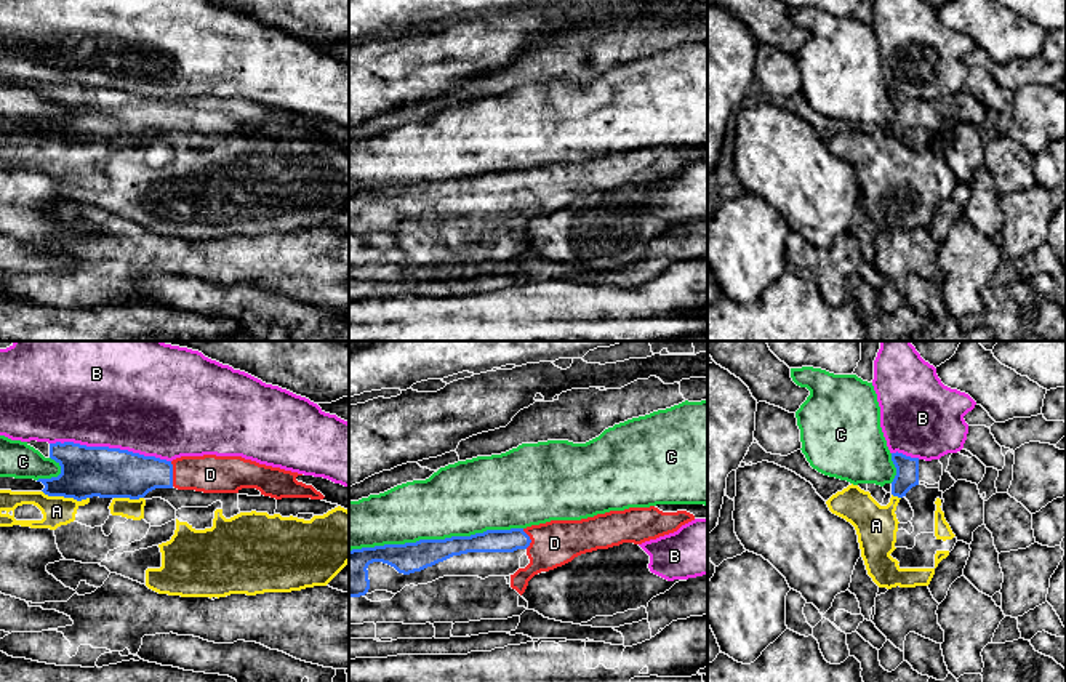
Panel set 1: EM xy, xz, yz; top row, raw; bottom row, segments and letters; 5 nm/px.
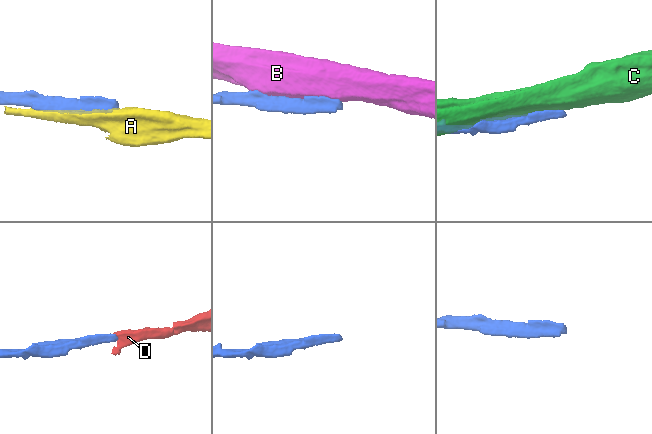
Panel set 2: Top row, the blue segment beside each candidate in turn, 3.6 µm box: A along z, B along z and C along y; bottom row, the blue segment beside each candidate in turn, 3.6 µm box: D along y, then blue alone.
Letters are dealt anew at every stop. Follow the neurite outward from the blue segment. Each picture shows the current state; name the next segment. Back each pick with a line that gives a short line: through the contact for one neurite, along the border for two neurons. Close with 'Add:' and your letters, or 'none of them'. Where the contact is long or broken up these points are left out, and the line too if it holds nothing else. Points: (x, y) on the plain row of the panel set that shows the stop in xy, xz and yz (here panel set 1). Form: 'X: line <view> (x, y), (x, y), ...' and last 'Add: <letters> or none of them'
D: line xy (122, 116), (172, 116), (210, 116)
Add: D

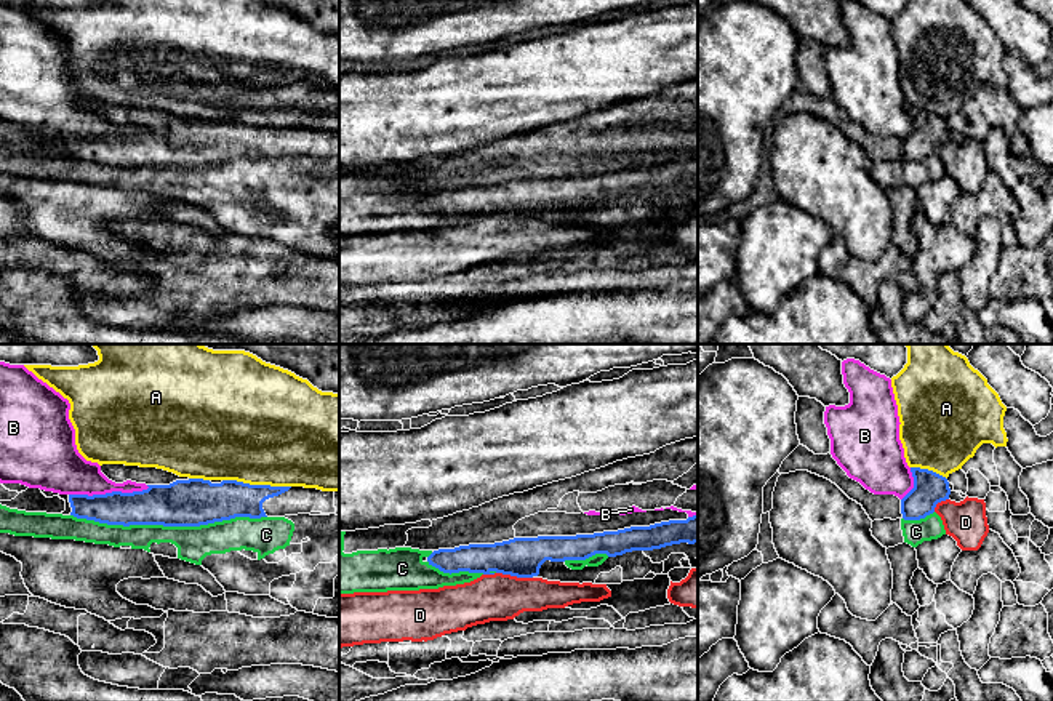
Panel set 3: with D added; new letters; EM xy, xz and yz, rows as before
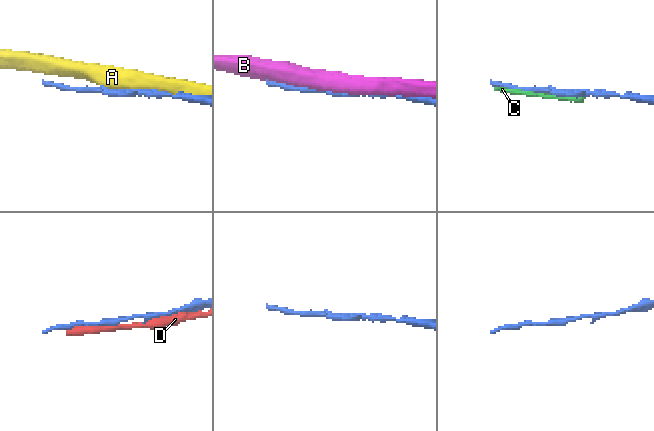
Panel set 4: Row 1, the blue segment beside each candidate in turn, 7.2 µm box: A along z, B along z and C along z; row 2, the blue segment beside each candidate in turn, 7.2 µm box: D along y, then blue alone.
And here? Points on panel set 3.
Add: none of them

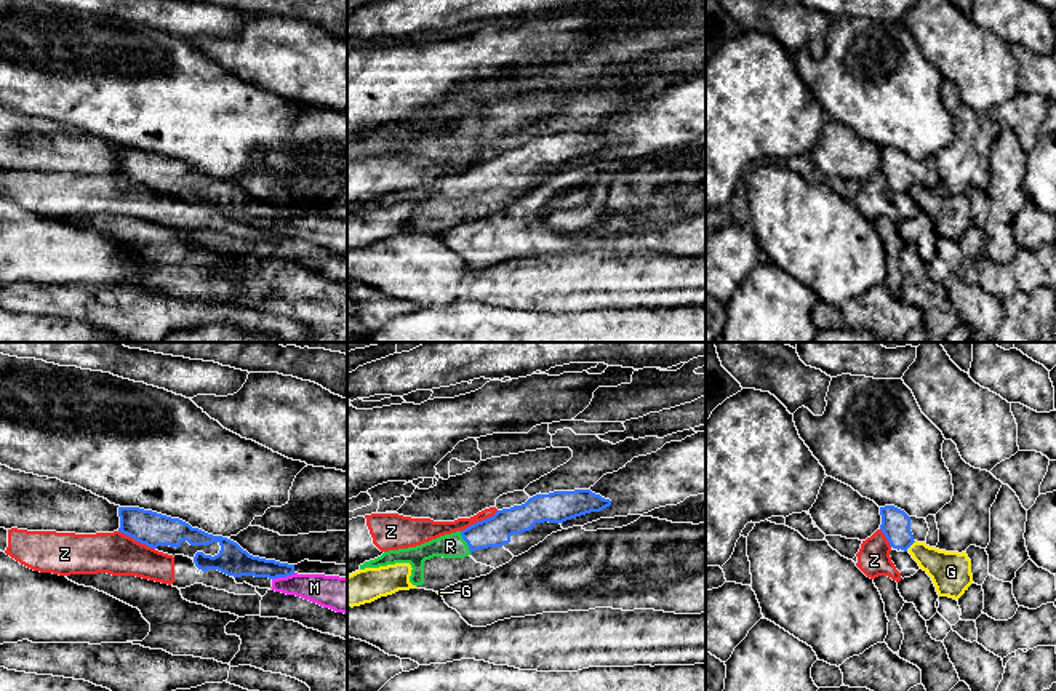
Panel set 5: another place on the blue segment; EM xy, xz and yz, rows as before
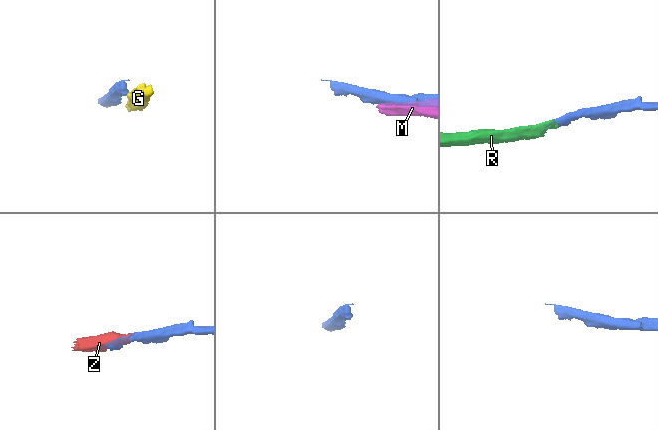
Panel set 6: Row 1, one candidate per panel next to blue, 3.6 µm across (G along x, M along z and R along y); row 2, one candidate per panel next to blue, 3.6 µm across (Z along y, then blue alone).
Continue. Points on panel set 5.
R: line xz (495, 173), (466, 183), (450, 187)
Add: R

